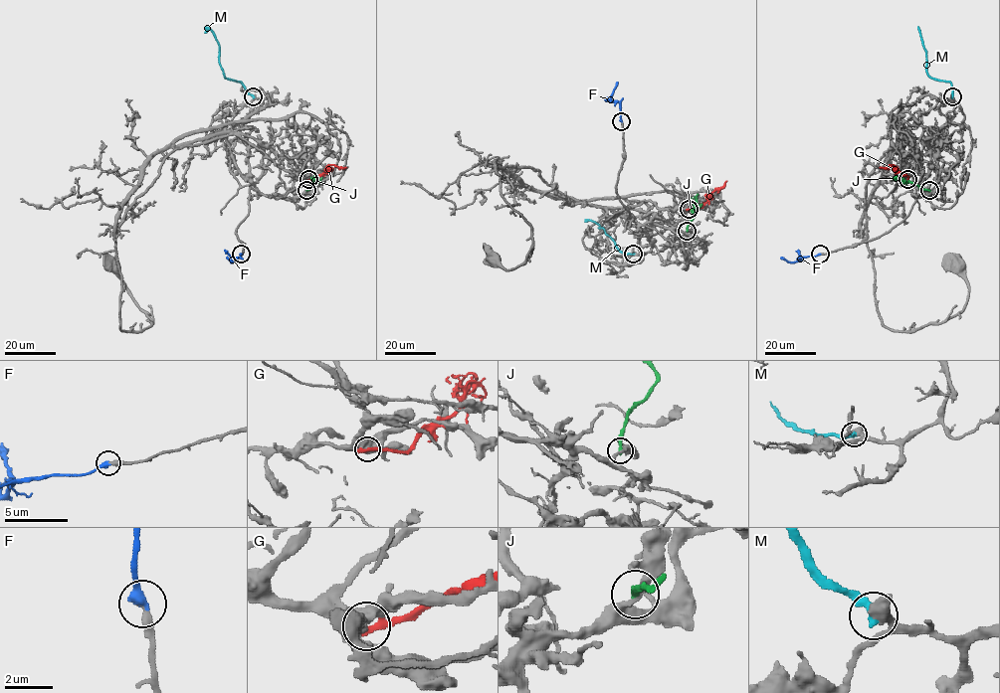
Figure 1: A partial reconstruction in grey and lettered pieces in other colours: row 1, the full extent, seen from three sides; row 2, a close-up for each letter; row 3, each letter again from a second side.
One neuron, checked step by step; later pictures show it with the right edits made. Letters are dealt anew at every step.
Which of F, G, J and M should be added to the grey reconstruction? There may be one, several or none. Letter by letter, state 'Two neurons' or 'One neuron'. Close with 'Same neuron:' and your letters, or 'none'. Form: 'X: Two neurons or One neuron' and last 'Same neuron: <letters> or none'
F: One neuron
G: Two neurons
J: Two neurons
M: Two neurons
Same neuron: F

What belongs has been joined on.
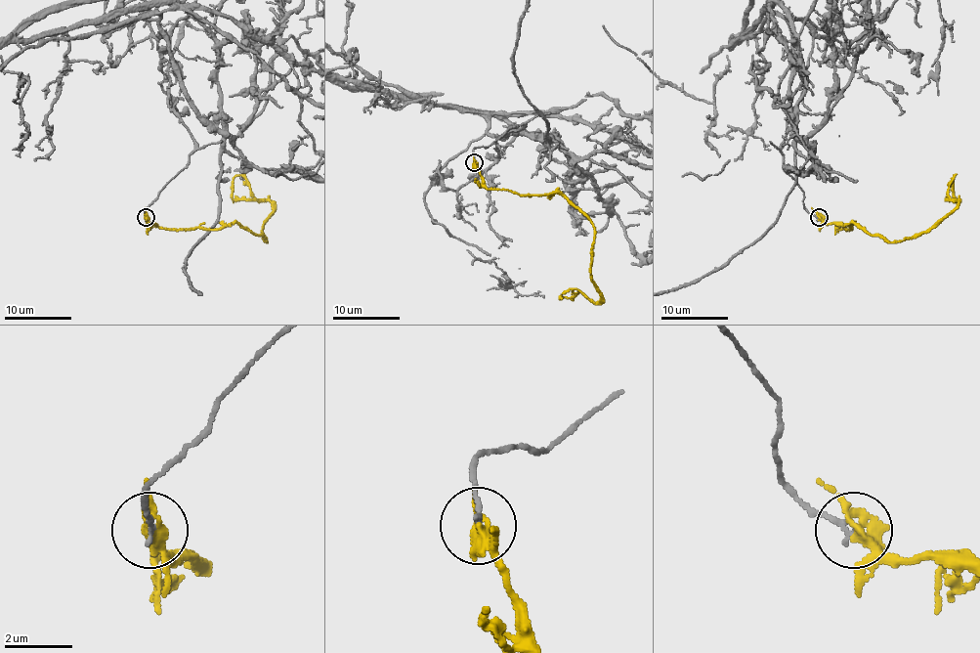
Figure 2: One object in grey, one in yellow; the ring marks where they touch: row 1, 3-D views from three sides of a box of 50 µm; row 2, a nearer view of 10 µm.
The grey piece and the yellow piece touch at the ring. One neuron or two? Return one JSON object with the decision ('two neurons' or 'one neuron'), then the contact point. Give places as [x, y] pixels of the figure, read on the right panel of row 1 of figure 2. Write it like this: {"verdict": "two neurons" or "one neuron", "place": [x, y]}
{"verdict": "two neurons", "place": [819, 217]}

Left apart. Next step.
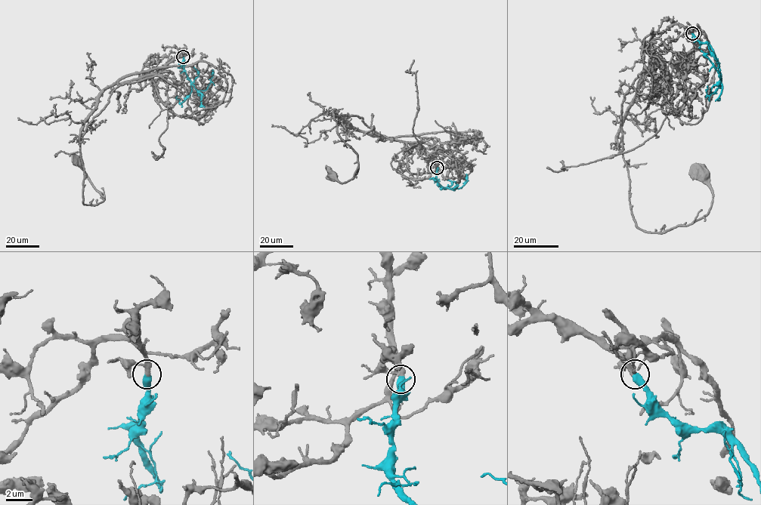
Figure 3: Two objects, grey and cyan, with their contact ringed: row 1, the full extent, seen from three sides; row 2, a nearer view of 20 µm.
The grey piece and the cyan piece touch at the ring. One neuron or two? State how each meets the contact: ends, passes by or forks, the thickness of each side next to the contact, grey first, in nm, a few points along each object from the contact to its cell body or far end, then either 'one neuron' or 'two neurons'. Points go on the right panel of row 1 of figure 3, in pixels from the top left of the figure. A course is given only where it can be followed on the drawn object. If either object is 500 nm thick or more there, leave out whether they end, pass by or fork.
280 nm thick on the grey side, 550 nm on the other; grey runs (692, 33), (672, 24), (652, 36), (617, 136), (635, 224), (665, 232), (703, 217), (713, 201), (704, 174); cyan runs (692, 33), (713, 50), (722, 78), (713, 63), (700, 50); one neuron

